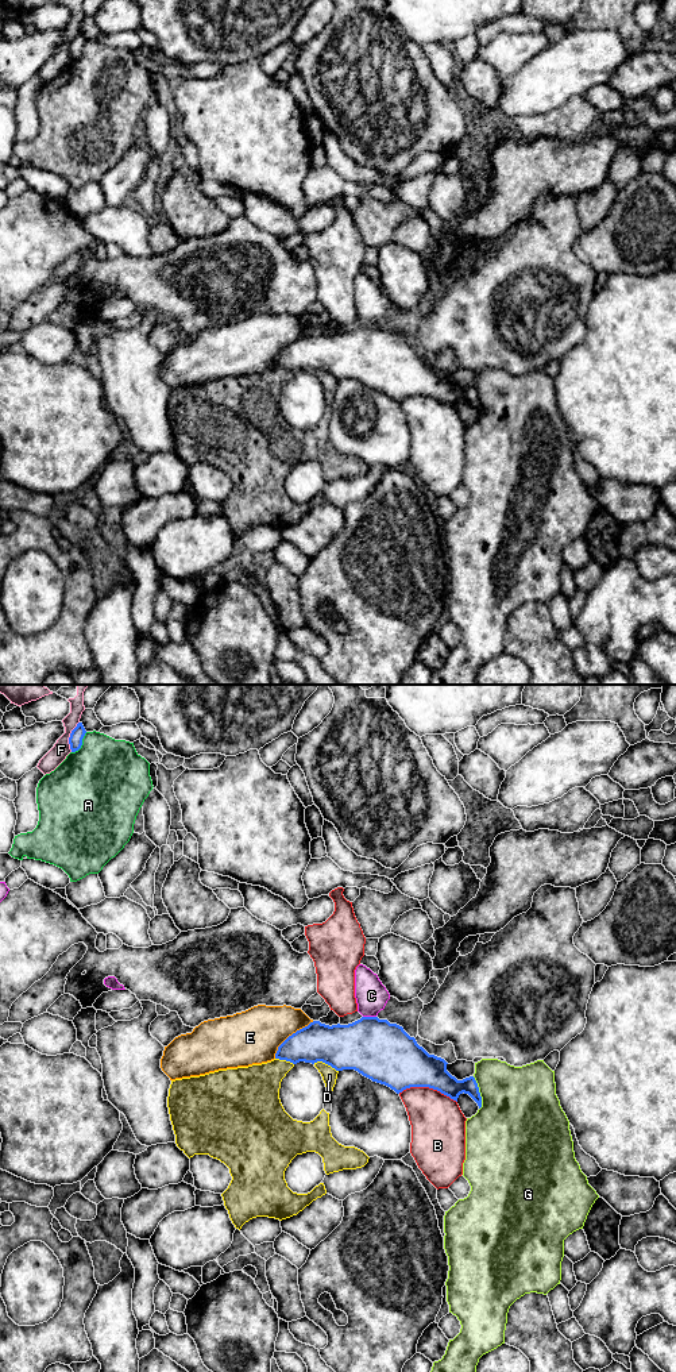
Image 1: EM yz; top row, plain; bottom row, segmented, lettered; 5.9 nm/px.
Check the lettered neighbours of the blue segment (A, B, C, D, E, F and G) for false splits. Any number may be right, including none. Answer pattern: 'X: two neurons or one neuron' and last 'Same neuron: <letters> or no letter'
A: two neurons
B: two neurons
C: two neurons
D: two neurons
E: two neurons
F: two neurons
G: two neurons
Same neuron: no letter

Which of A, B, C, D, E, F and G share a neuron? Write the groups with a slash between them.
A / B / C / D / E / F / G

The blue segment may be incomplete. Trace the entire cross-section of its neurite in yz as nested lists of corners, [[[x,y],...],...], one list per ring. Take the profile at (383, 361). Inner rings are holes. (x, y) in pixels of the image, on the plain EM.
[[[362,325],[348,334],[325,334],[313,329],[289,344],[275,362],[275,367],[293,373],[322,370],[336,379],[355,378],[372,390],[385,393],[397,402],[410,396],[429,396],[457,411],[460,402],[468,402],[482,416],[482,405],[474,385],[457,389],[447,379],[447,370],[429,363],[402,335],[378,325]]]

